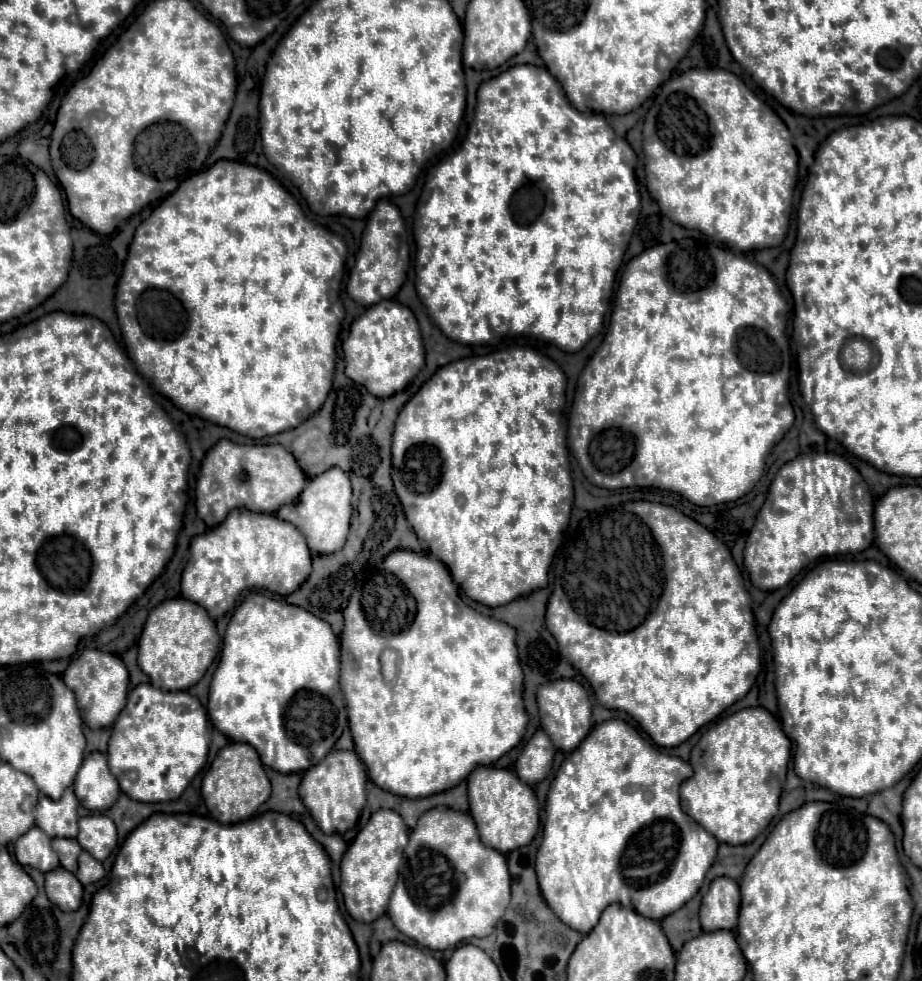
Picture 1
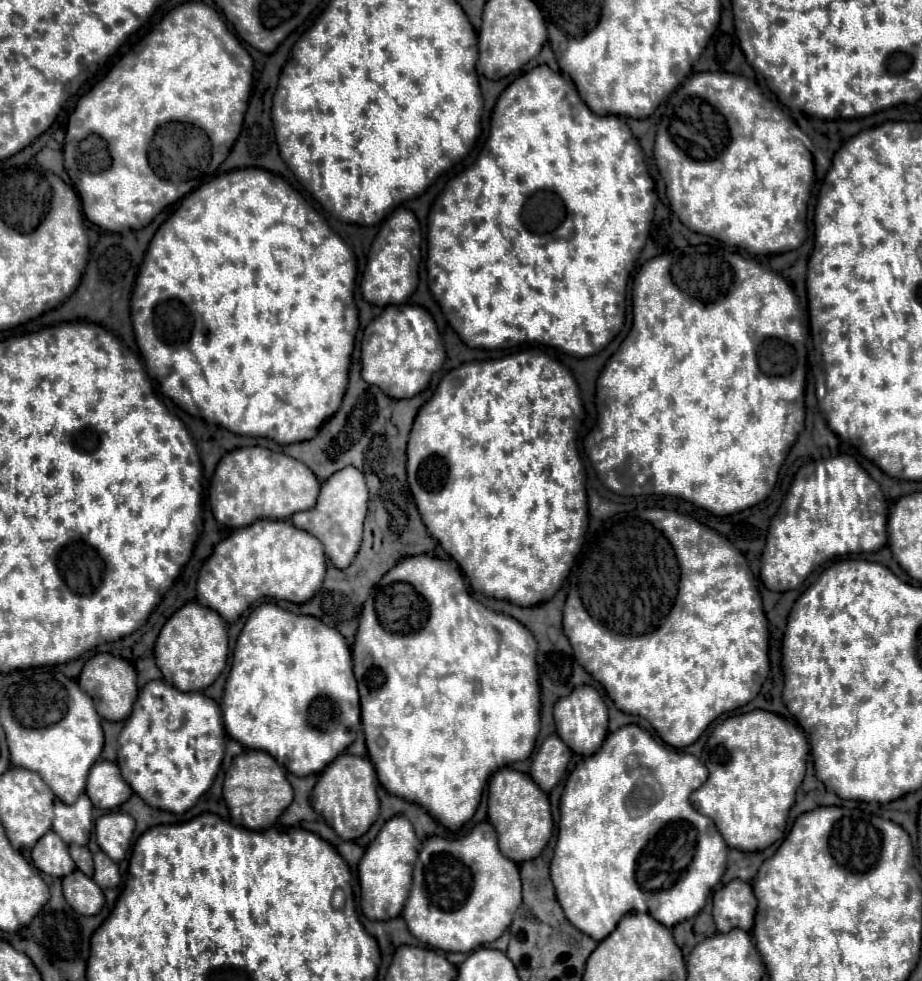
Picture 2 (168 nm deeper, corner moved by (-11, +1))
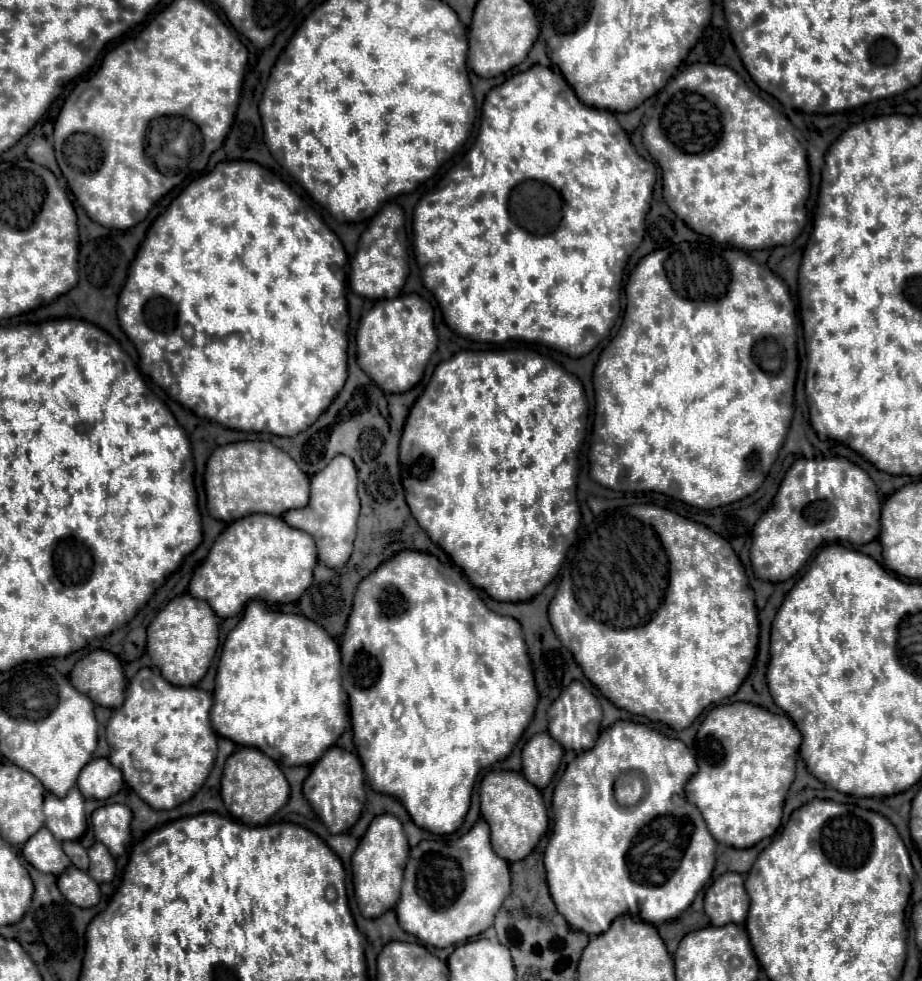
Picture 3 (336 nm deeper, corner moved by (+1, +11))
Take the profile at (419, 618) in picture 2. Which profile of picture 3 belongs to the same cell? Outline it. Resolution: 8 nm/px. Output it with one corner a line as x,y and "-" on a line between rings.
403,550
395,554
391,560
383,562
375,572
371,572
367,578
361,580
355,592
353,608
347,620
347,628
341,642
341,672
343,672
343,686
349,694
349,708
351,708
351,724
353,724
353,742
357,746
357,754
365,768
365,778
369,786
377,792
395,796
401,800
411,814
413,822
419,828
425,828
433,834
451,834
455,832
463,816
469,810
471,802
471,790
475,784
475,778
481,768
491,766
497,760
503,760
517,740
521,738
523,730
527,728
535,706
537,706
537,690
535,680
527,656
527,646
523,640
521,626
511,616
501,616
485,606
485,602
479,598
477,590
467,584
467,580
461,576
461,572
453,570
451,566
443,566
435,556
427,552
417,550

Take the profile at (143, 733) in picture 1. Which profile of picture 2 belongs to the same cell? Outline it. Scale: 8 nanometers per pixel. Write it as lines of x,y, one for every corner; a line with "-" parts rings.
163,680
147,682
133,706
133,714
125,722
125,728
117,740
117,764
129,786
153,808
183,814
195,806
195,802
211,788
213,778
219,772
225,752
225,728
221,708
215,700
201,692
181,692

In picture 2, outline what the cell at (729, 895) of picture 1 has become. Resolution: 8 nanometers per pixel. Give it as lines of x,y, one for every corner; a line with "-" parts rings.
731,880
713,896
713,920
719,932
729,932
733,928
751,930
755,918
757,898
751,884
743,880

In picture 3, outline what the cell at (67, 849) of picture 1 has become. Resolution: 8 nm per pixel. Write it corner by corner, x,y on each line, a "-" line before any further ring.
63,842
63,850
65,850
65,854
71,858
73,866
77,866
77,868
81,868
81,870
87,870
87,866
89,866
87,850
85,850
79,842

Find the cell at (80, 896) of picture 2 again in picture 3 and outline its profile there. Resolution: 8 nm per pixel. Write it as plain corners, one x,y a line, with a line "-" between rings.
69,866
57,876
57,886
61,894
79,908
91,908
99,902
99,884
83,870

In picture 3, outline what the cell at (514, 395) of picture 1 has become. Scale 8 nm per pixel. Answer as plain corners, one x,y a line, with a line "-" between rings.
519,348
519,350
507,350
507,352
471,352
463,350
451,356
449,360
441,362
429,384
425,386
423,394
413,404
403,434
401,434
401,446
399,446
399,464
401,464
401,478
405,488
405,500
411,508
411,514
419,522
419,526
429,534
433,542
439,546
459,566
465,576
471,580
473,586
485,590
491,598
499,602
523,602
537,596
559,572
561,562
565,558
565,552
573,544
573,536
577,532
581,512
577,504
576,467
578,467
577,452
579,444
583,440
583,424
581,424
581,412
586,411
585,394
579,384
579,380
569,374
563,366
553,362
547,356
541,356
535,350

